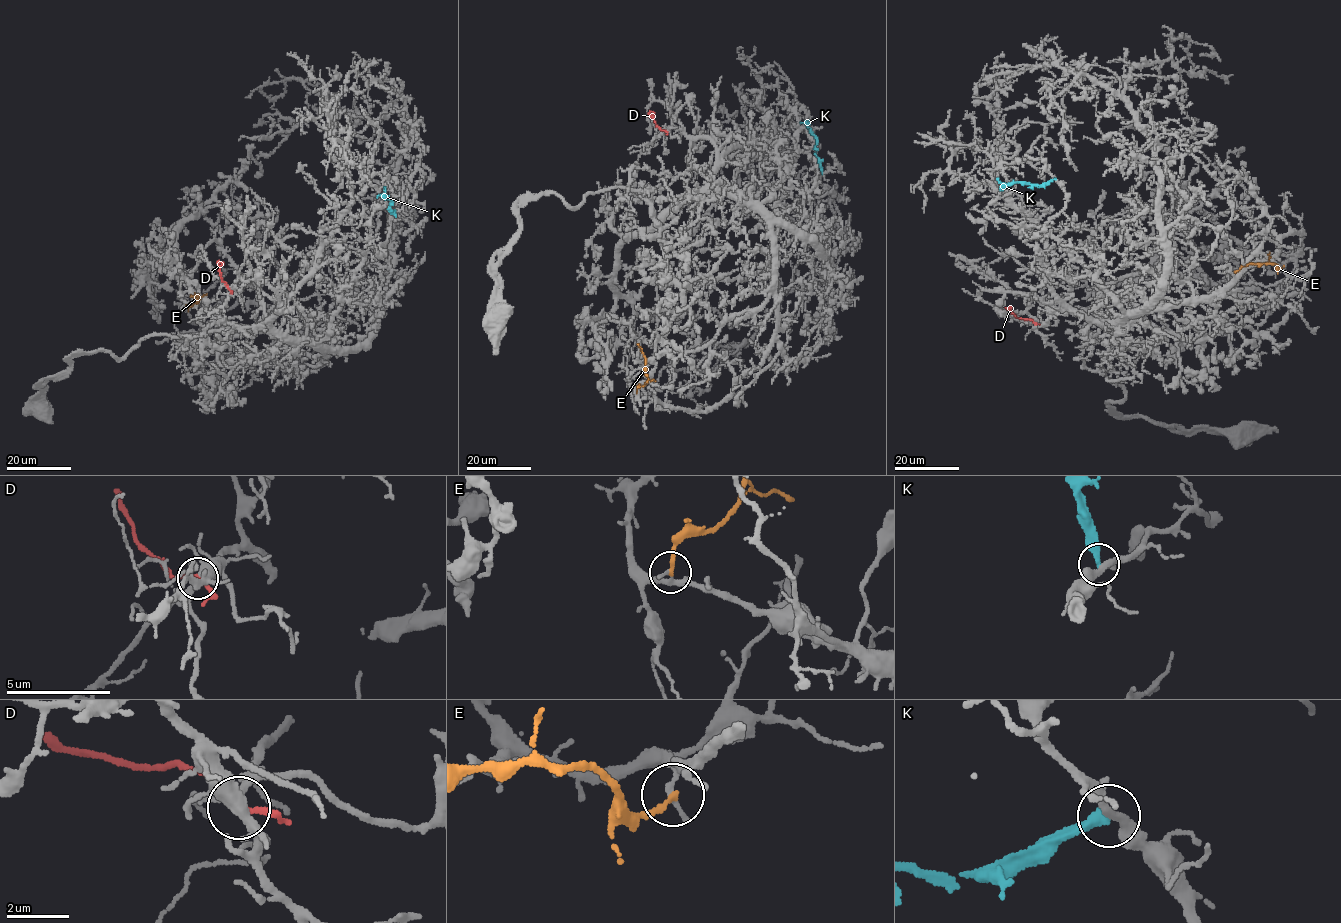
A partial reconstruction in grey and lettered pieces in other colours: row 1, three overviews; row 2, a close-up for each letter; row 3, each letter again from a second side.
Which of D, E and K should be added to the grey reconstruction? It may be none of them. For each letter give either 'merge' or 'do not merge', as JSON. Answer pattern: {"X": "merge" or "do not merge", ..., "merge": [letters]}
{"D": "do not merge", "E": "do not merge", "K": "do not merge", "merge": []}

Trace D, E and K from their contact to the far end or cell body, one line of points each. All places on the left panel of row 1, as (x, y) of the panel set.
D: (230, 291), (220, 276), (218, 267), (221, 262)
E: (185, 305), (198, 300), (197, 294), (190, 295)
K: (395, 211), (390, 210), (393, 201), (384, 194), (384, 186)

